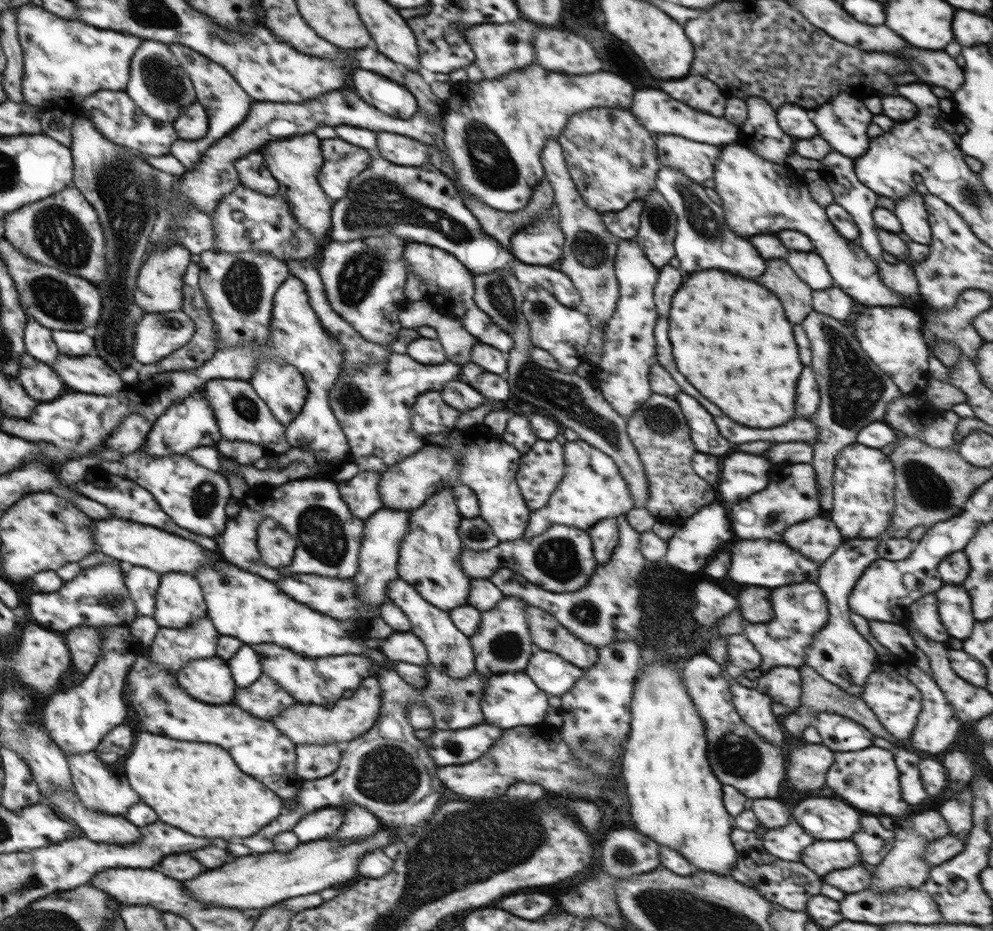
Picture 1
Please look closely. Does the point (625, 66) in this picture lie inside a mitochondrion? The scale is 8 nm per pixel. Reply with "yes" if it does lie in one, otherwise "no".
no

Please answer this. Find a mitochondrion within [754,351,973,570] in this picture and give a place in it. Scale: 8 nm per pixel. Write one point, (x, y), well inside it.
(932, 493)

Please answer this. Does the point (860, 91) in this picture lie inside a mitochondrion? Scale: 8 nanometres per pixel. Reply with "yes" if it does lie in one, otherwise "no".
no

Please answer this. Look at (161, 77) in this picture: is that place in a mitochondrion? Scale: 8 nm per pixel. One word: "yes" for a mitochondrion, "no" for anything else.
yes

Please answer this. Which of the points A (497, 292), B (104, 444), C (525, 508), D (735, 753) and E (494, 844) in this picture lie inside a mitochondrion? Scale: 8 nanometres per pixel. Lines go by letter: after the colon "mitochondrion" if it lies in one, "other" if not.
A: mitochondrion
B: other
C: other
D: mitochondrion
E: mitochondrion

